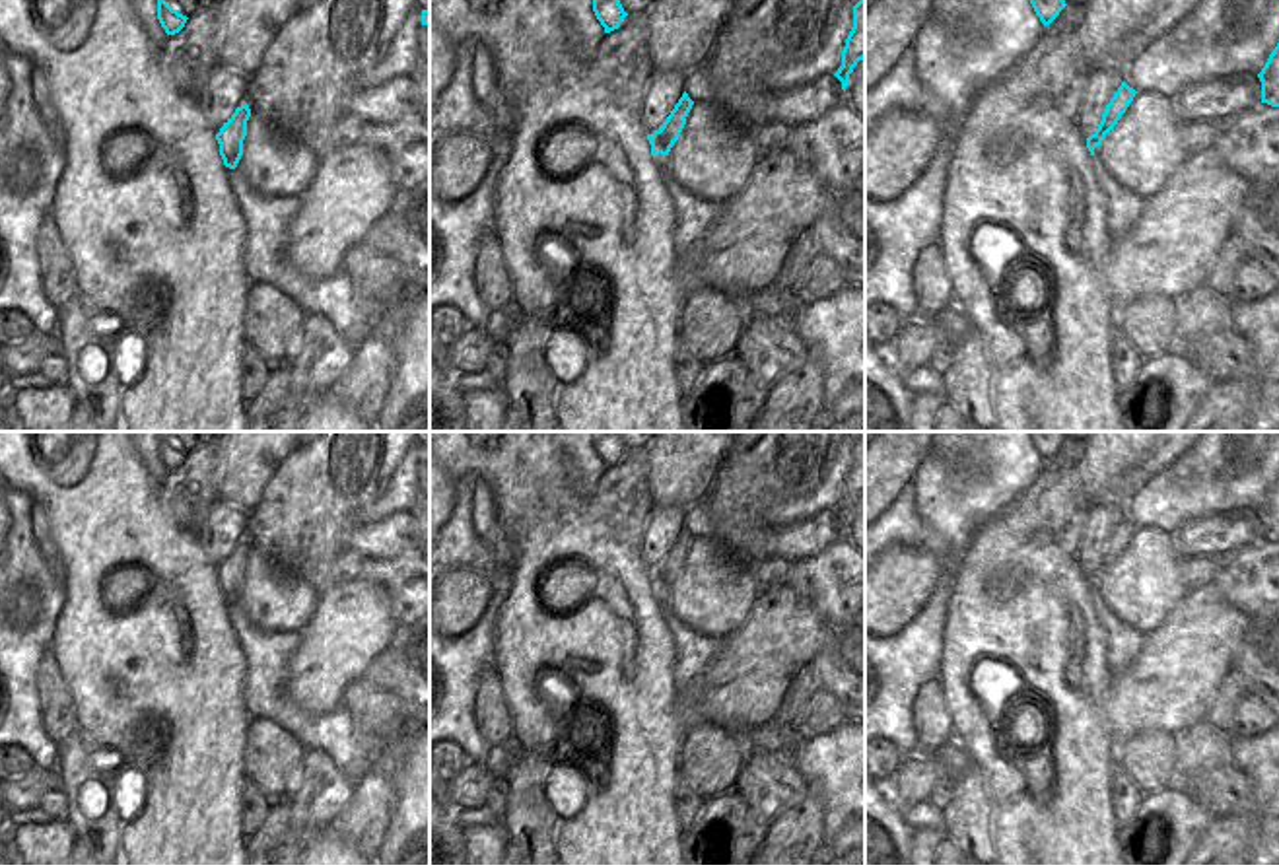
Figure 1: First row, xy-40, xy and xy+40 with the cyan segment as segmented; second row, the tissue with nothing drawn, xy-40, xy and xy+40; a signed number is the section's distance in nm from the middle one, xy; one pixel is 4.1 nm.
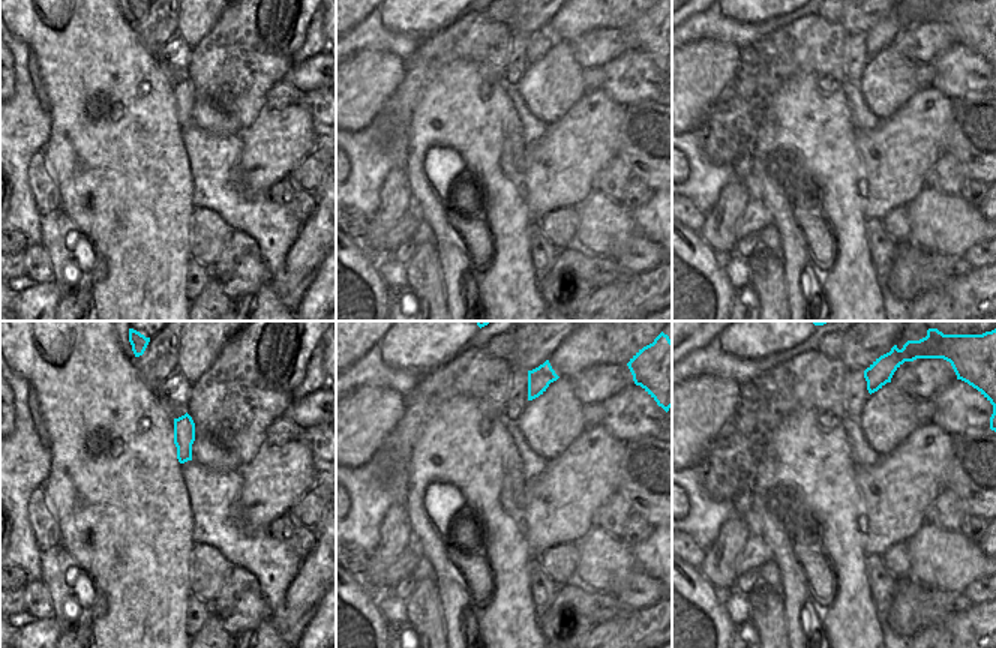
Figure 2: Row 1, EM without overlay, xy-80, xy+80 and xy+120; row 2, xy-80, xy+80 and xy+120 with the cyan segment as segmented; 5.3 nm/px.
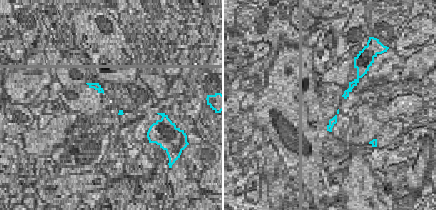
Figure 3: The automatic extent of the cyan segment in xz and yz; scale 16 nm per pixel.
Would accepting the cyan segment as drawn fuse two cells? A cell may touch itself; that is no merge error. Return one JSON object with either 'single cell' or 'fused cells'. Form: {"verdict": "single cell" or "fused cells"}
{"verdict": "single cell"}

